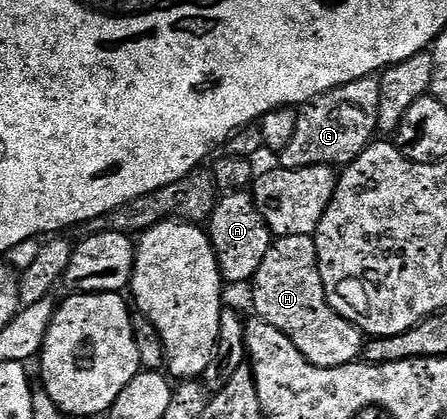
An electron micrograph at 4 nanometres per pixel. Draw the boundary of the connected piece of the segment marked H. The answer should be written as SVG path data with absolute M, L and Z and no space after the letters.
M294 234L275 238L251 279L250 289L255 316L280 329L310 364L336 368L361 358L366 344L363 332L340 317L327 301L313 236Z

